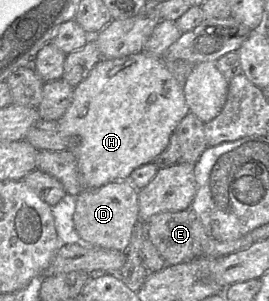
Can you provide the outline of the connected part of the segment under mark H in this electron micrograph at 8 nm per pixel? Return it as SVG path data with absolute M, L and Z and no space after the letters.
M144 51L115 59L100 59L87 77L74 87L72 102L57 121L67 136L77 136L79 144L69 148L77 159L84 188L94 189L129 177L136 168L153 162L168 146L171 135L189 113L183 88L165 66L162 57Z

